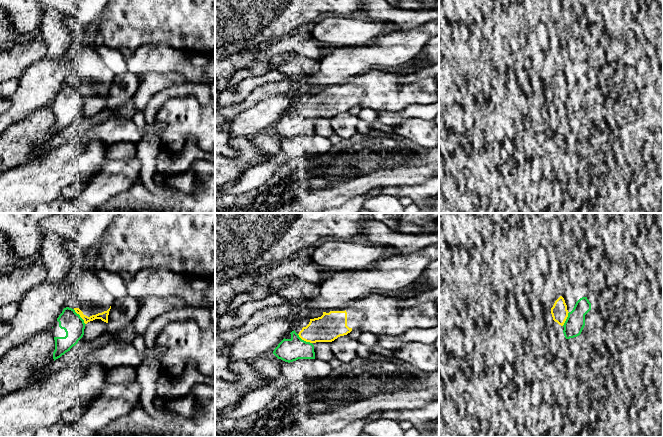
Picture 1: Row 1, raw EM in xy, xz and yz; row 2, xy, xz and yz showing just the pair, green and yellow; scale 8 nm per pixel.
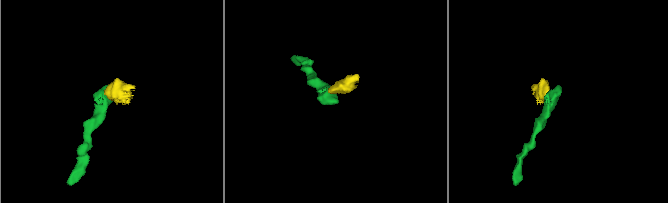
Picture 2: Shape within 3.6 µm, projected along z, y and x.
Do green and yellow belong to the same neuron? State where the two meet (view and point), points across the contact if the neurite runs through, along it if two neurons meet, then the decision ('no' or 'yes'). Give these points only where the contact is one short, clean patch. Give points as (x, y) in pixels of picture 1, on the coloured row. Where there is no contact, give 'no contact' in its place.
xy (80, 317) | yes

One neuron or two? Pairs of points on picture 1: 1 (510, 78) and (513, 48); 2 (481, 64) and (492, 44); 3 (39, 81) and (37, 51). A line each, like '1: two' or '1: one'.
1: two
2: two
3: two

